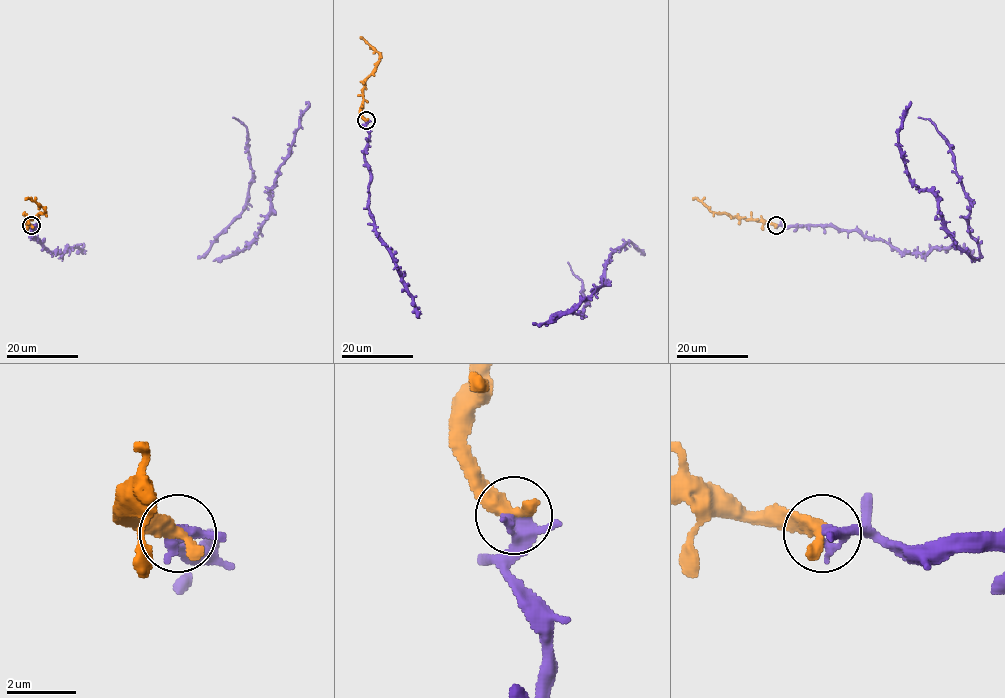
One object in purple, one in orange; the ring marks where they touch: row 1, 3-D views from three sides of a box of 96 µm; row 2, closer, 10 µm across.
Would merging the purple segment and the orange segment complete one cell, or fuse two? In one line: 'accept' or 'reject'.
accept

